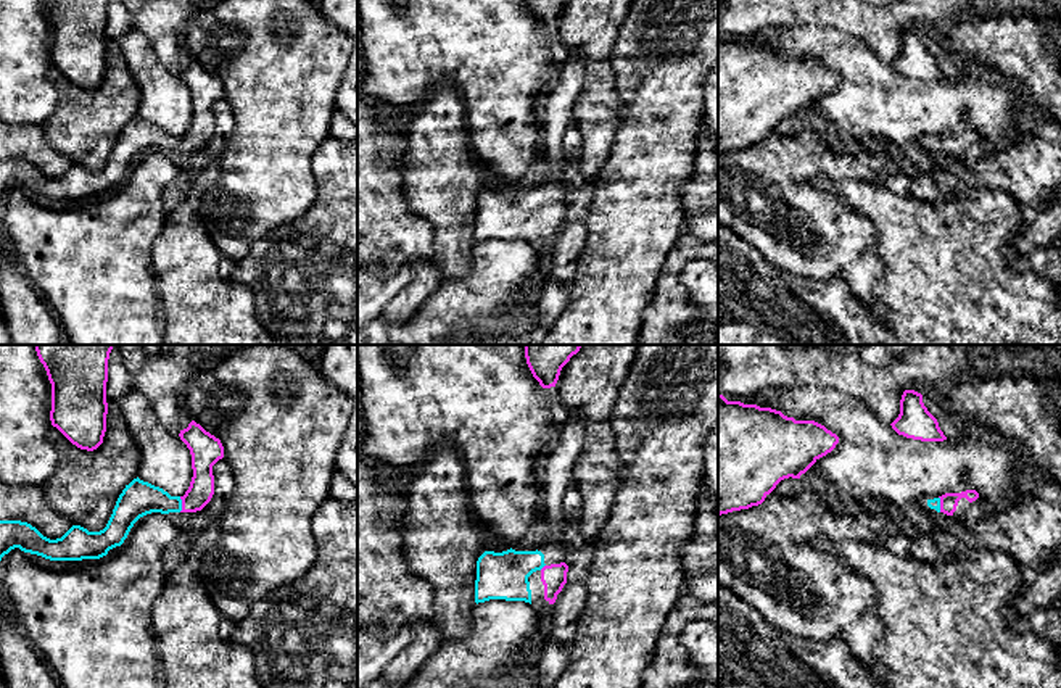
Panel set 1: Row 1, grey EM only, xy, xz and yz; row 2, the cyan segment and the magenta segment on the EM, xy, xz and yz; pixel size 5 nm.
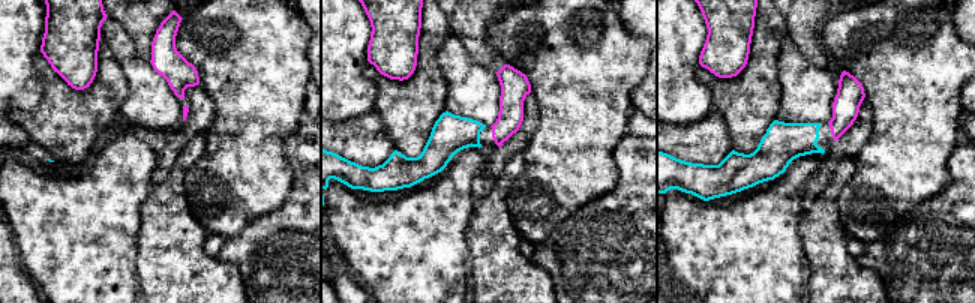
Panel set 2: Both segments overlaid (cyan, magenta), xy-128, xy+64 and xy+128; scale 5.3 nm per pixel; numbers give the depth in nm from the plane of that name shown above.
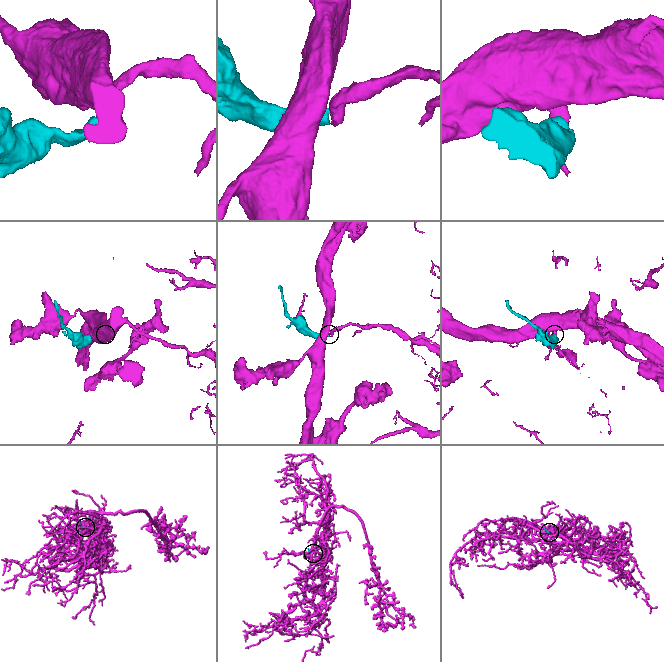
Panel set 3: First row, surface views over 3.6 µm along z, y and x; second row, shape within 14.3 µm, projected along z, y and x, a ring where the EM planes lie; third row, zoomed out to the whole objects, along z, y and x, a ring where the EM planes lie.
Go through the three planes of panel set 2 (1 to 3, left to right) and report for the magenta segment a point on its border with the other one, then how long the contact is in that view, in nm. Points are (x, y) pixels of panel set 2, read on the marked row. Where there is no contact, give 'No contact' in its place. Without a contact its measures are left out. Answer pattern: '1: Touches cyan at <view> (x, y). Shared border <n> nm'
1: No contact
2: No contact
3: No contact

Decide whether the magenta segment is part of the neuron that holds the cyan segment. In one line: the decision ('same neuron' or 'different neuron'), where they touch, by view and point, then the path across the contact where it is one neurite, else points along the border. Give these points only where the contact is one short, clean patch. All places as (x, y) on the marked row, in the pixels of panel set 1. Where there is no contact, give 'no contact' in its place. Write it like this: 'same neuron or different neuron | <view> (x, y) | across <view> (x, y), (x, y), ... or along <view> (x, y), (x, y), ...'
same neuron | xy (181, 505) | across xy (139, 498), (181, 505), (189, 503), (200, 492)

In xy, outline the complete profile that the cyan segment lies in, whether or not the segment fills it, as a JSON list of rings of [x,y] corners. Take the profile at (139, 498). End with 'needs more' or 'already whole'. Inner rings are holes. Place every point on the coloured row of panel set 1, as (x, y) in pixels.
[[[195,421],[180,430],[179,437],[190,450],[193,469],[184,496],[171,496],[163,488],[137,477],[119,495],[103,530],[89,532],[81,525],[72,525],[56,540],[43,537],[27,522],[0,520],[0,561],[14,548],[50,561],[100,559],[109,549],[121,546],[134,524],[147,514],[201,511],[214,495],[213,466],[224,458],[224,446]]] | needs more

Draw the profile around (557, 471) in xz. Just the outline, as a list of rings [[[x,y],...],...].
[[[568,416],[565,424],[557,425],[554,450],[539,467],[543,504],[536,530],[547,532],[554,538],[568,525],[562,512],[562,499],[576,475],[584,440],[583,429],[584,424],[575,416]]]

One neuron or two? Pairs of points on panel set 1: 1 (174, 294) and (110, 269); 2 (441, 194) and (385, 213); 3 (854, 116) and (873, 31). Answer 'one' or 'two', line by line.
1: two
2: two
3: two

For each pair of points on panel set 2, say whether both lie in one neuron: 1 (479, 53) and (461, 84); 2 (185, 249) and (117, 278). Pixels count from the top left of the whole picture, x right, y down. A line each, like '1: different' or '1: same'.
1: different
2: different

